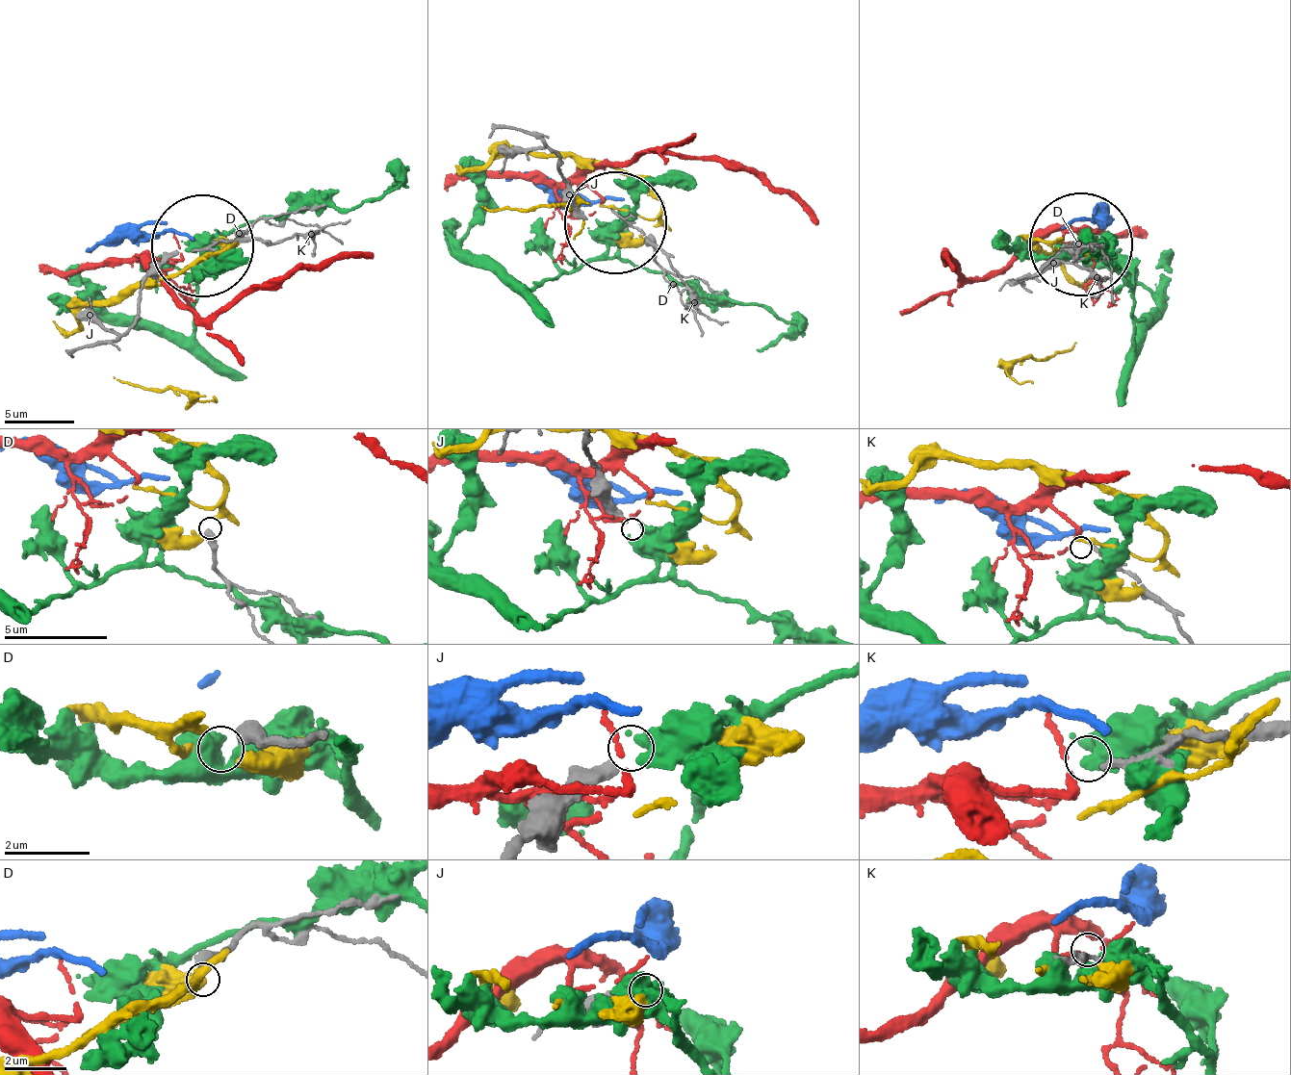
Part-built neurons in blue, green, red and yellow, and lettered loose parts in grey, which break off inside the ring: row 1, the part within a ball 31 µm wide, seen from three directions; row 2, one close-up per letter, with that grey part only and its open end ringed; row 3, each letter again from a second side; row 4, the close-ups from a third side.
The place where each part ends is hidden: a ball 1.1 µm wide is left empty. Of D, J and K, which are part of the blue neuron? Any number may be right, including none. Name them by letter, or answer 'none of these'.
none of these

